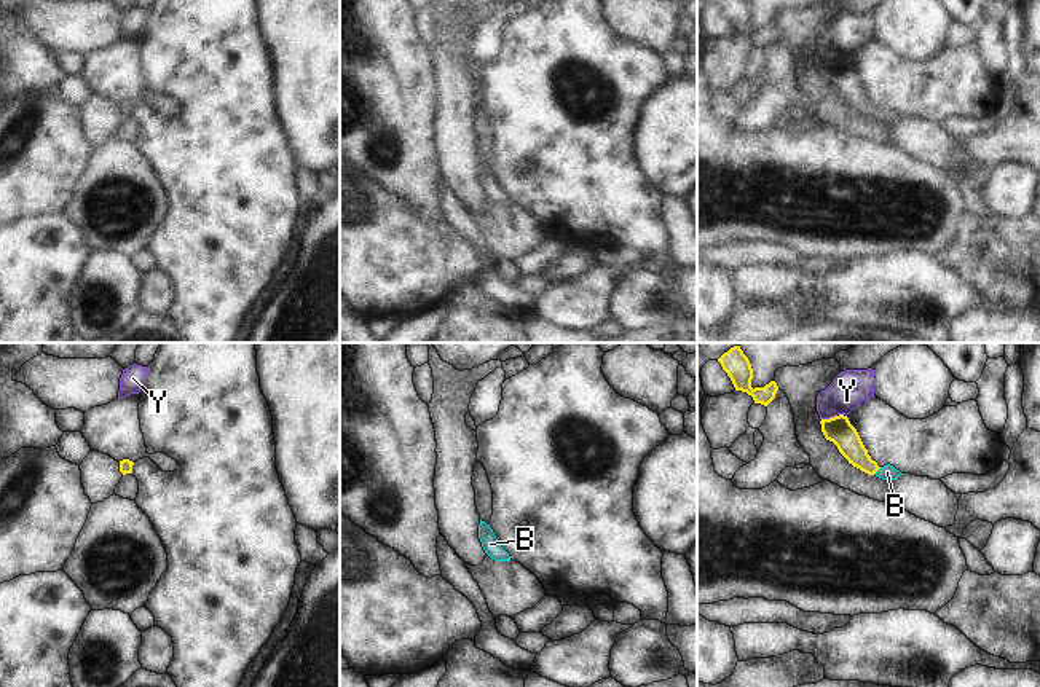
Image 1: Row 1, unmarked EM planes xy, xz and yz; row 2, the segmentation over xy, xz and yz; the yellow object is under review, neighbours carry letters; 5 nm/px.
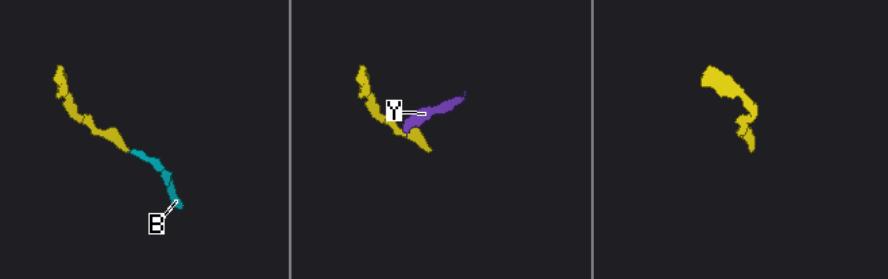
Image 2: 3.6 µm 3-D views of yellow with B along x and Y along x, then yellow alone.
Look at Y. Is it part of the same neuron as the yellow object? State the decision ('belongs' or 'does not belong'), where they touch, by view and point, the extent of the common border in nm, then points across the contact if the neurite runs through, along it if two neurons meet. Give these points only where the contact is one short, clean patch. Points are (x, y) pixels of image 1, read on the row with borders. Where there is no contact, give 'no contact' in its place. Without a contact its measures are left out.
does not belong | yz (830, 418) | 80 nm | along yz (836, 415), (822, 420)

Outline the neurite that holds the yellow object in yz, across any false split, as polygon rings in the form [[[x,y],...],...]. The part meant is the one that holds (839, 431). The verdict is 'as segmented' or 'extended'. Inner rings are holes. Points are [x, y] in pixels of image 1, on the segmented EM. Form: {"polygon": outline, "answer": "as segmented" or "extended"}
{"polygon": [[[839,414],[829,419],[821,419],[820,424],[825,438],[833,442],[837,446],[839,453],[853,467],[887,481],[896,480],[903,475],[893,465],[887,464],[884,467],[879,467],[877,462],[871,459],[857,429],[850,424],[847,416]]], "answer": "extended"}

